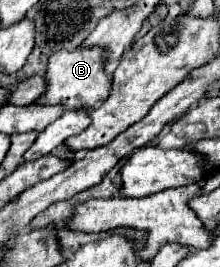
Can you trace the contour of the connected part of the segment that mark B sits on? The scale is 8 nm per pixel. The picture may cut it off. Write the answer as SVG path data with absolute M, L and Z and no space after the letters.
M80 46L76 50L58 50L50 56L46 68L46 92L38 102L66 104L66 108L94 108L98 100L106 100L112 90L112 78L106 74L106 48L104 46Z

